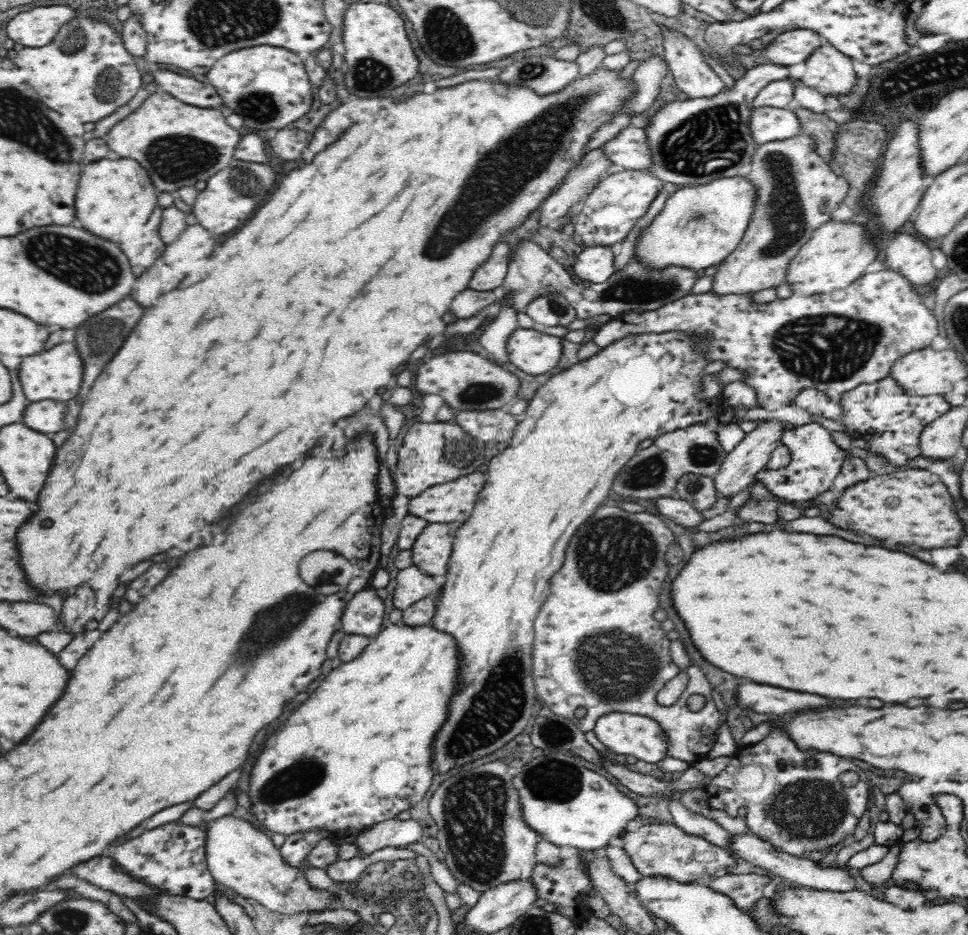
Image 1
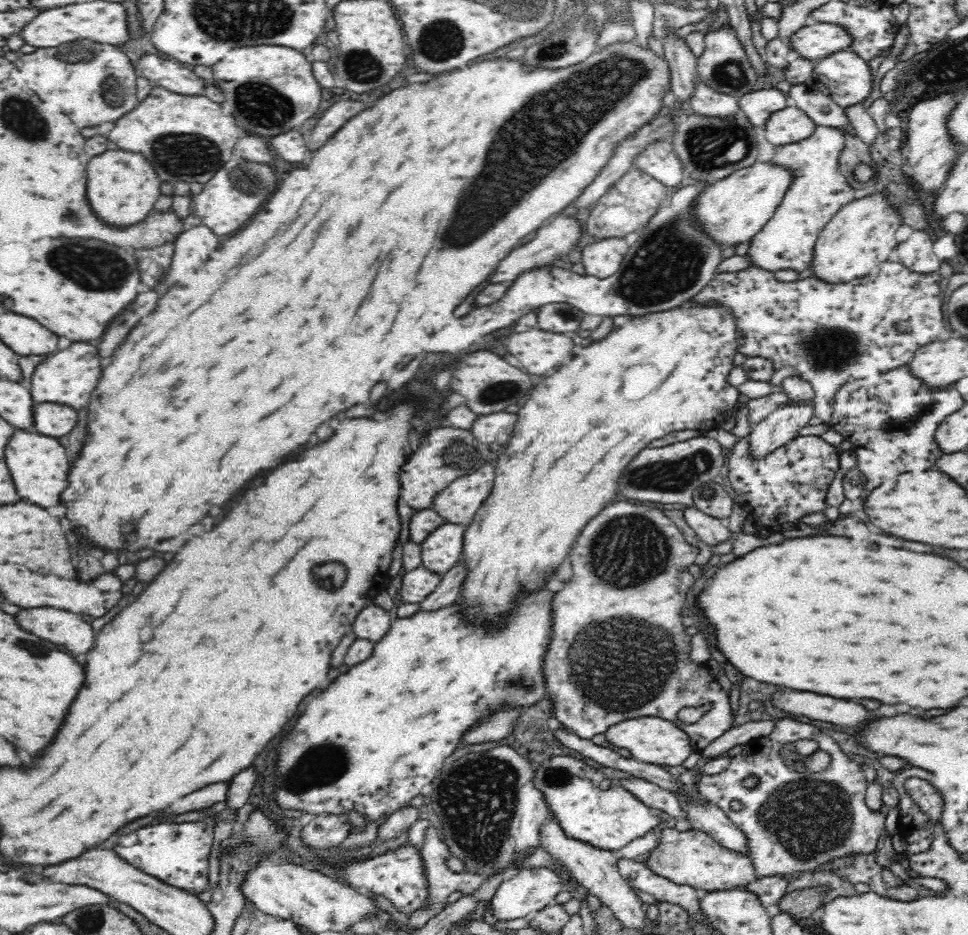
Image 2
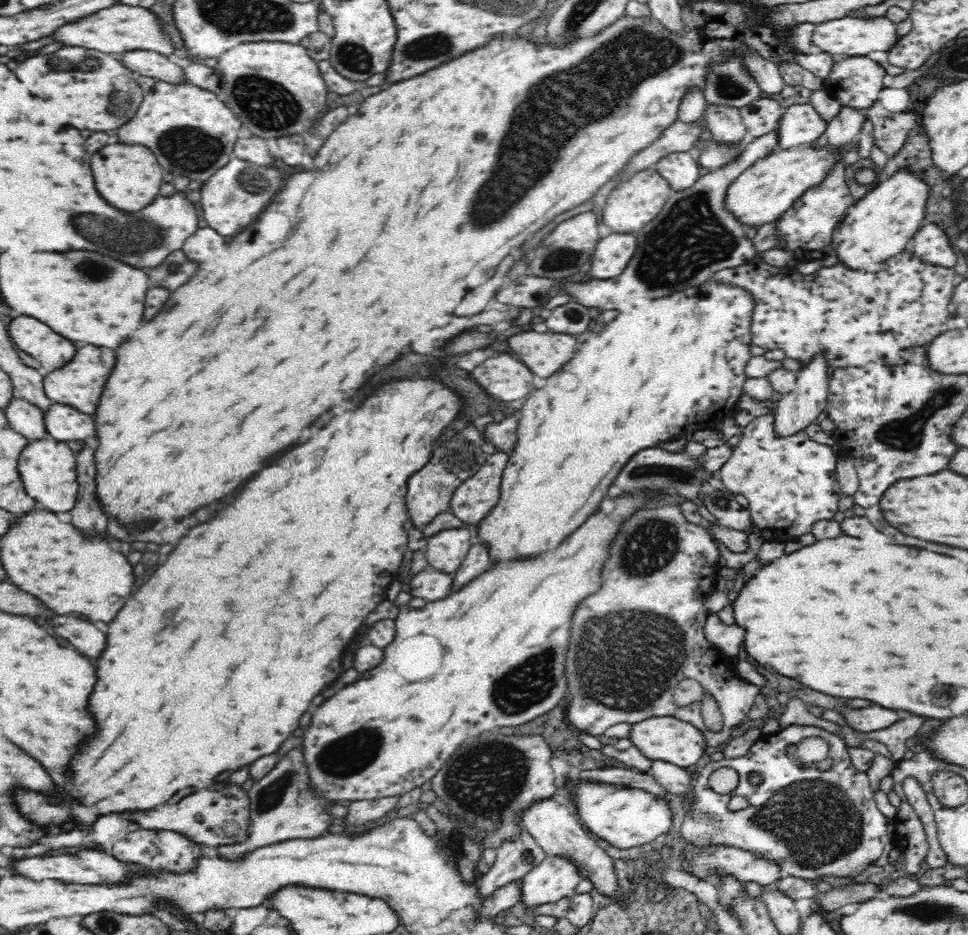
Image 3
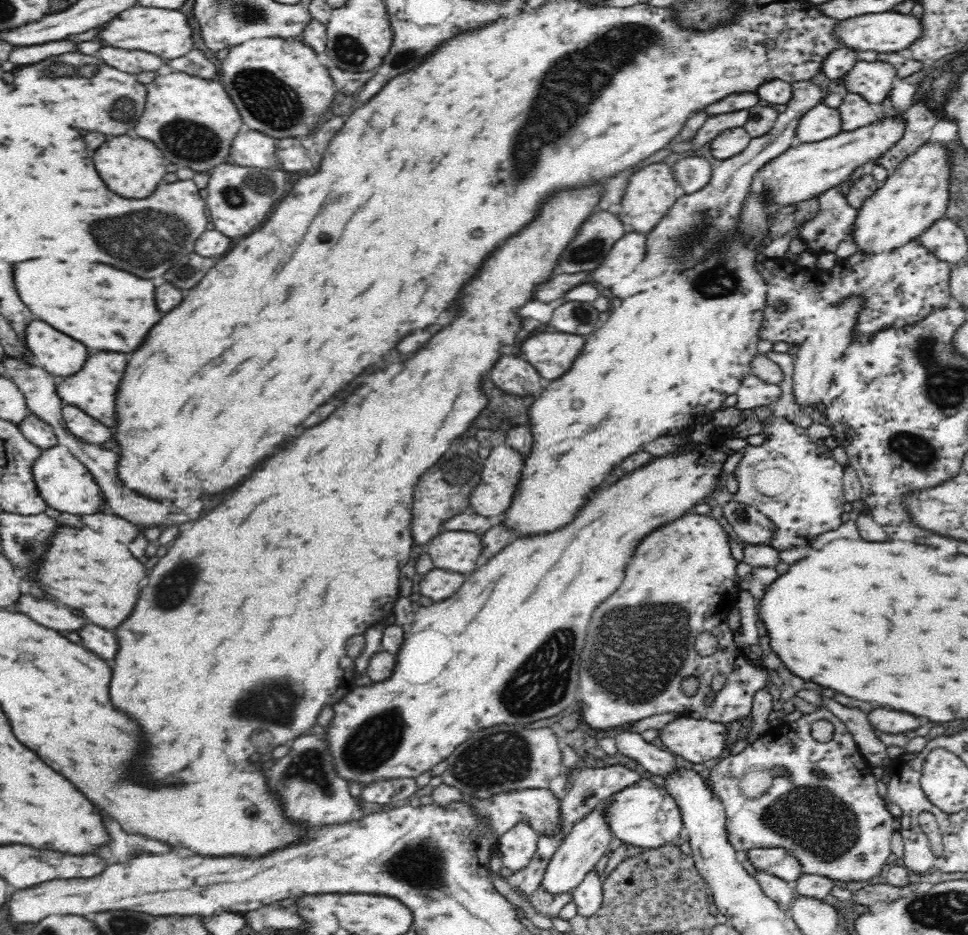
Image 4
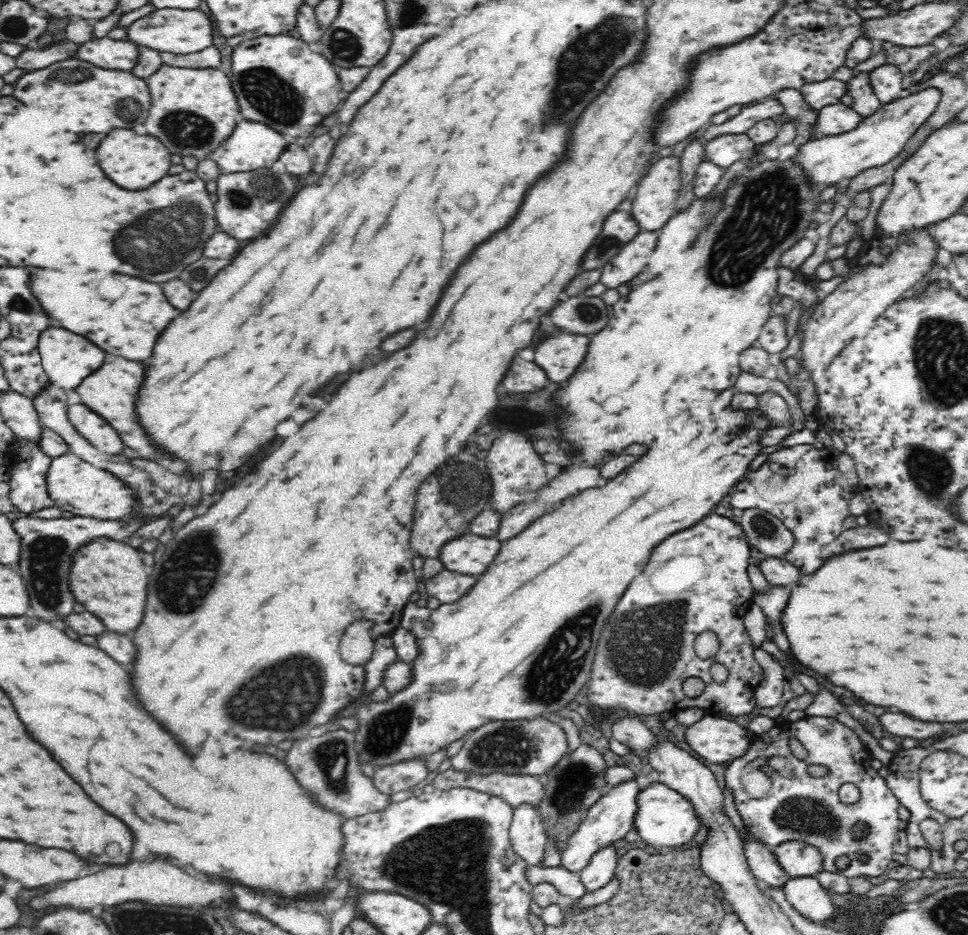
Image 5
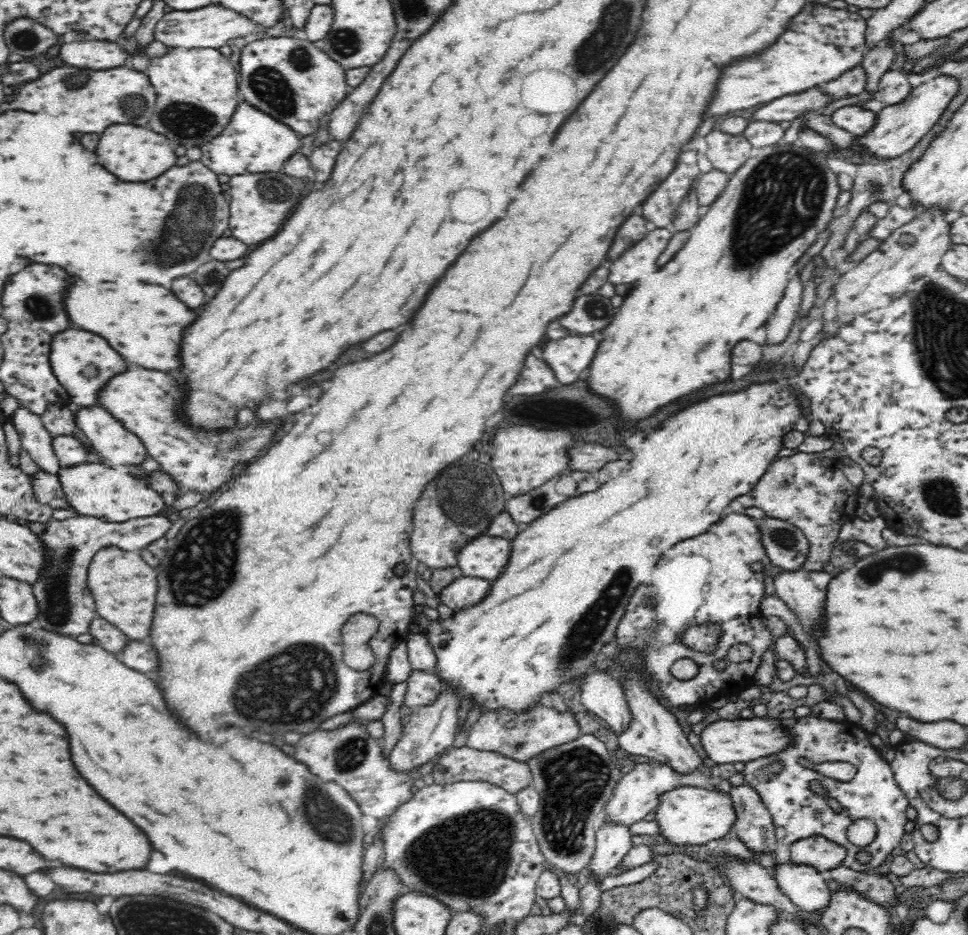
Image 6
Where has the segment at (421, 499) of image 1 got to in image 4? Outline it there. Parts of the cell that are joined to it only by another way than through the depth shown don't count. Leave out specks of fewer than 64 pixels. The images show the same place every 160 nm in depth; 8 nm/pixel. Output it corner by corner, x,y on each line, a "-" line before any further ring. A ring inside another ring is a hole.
494,446
490,456
484,462
482,484
476,494
472,494
470,510
484,516
500,516
504,514
518,492
518,484
522,482
522,470
526,464
526,456
520,454
512,446

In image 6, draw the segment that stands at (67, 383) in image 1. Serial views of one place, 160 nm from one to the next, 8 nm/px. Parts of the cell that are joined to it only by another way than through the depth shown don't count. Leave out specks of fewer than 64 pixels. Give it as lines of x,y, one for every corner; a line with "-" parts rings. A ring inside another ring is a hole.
132,366
128,374
116,376
100,392
100,405
120,419
132,433
136,433
162,471
170,474
180,488
198,493
212,494
226,482
234,480
236,468
250,464
274,440
278,424
254,416
244,426
234,420
222,430
208,430
192,424
184,416
182,404
186,400
186,382
166,372
150,372

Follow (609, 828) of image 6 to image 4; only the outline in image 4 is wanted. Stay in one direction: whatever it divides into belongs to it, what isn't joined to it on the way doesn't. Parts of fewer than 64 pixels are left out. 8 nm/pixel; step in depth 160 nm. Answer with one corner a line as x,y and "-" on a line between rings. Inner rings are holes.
592,869
578,886
569,890
578,906
578,914
590,916
600,908
603,901
602,886
600,874

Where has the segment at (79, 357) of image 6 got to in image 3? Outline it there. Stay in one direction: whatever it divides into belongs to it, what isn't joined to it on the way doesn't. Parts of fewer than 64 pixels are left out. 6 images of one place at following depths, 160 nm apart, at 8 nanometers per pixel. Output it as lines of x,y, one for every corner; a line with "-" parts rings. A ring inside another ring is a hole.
18,315
7,329
14,346
36,358
45,375
64,368
76,356
76,346
70,340
30,315

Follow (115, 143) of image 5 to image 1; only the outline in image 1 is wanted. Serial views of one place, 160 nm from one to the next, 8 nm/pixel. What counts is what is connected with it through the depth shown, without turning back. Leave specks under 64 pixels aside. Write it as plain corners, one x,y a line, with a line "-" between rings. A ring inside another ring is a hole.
132,158
92,161
80,178
76,196
76,206
80,206
80,224
96,236
119,244
132,264
136,282
165,254
168,246
160,237
164,209
157,206
159,193
148,172

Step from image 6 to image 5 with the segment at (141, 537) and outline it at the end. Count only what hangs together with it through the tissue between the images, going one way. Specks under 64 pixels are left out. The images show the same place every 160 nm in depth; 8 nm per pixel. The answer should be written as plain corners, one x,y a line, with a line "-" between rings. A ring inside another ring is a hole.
132,515
120,520
100,520
92,517
74,516
73,518
55,518
44,520
26,516
13,520
16,531
22,537
22,562
17,571
27,585
32,610
36,620
44,622
62,622
75,614
76,596
70,586
70,572
74,566
74,556
88,544
100,538
109,538
116,542
124,542
142,530
150,518
142,515

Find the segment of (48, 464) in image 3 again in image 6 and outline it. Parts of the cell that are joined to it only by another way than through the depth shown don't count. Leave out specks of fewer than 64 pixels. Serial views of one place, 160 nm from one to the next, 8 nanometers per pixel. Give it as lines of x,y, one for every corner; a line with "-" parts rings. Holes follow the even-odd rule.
101,462
62,468
58,477
77,515
90,515
106,522
126,522
132,518
158,516
167,506
162,495
156,489
152,489
152,486
148,487
144,479
138,480
130,474
122,474

